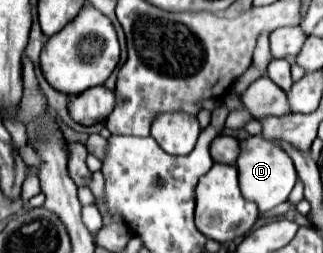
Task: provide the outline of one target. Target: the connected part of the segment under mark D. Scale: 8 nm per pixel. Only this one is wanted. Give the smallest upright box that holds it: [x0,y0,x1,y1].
[236,135,298,213]

